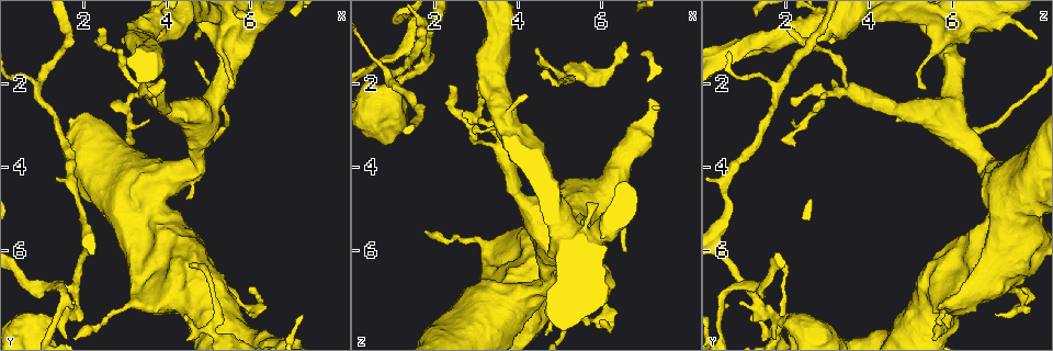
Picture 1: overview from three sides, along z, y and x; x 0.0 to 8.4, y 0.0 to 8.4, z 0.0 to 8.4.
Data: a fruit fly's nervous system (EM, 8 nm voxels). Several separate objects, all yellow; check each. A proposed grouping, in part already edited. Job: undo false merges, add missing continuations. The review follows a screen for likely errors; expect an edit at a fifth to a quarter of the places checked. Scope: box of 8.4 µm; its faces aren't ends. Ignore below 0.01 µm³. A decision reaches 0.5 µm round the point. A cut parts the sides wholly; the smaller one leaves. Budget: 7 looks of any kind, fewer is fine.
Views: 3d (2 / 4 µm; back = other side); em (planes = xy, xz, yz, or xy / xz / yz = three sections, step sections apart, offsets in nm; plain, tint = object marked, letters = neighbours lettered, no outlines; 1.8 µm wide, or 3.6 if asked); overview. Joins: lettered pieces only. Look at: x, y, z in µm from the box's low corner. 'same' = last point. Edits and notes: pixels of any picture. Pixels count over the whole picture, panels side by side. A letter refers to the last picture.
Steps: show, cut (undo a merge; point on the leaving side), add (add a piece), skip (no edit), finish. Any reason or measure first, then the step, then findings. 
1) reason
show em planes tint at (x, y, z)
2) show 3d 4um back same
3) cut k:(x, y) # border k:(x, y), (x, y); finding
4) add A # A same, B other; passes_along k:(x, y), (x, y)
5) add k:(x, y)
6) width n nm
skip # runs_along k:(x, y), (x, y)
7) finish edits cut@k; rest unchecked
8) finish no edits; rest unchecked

free end
show em xy step 8 plain at (2.40, 0.70, 2.05)

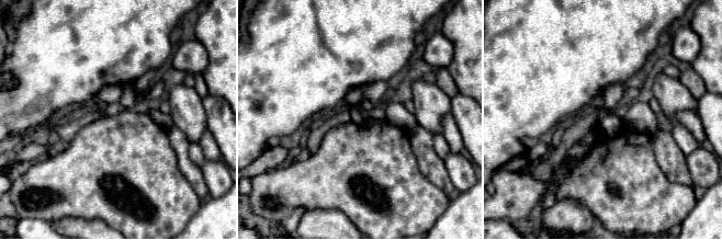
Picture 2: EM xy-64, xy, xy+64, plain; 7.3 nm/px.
what lies round it
show em xy step 8 letters same

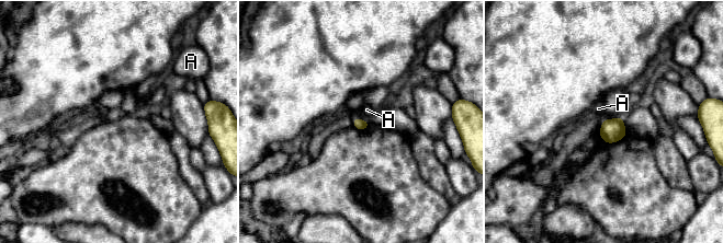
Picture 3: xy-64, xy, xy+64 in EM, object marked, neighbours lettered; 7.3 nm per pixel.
skip # A other; border 3:(358, 117), (353, 119); none of them fits

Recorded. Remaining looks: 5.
tapers out
show 3d 4um at (5.95, 6.85, 7.70)

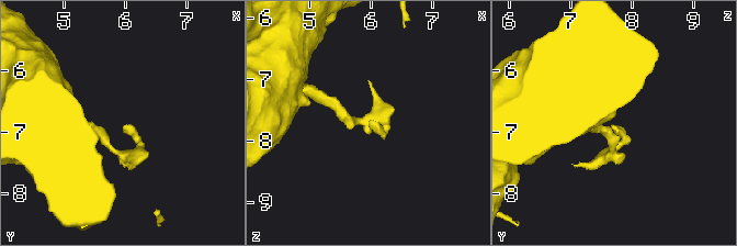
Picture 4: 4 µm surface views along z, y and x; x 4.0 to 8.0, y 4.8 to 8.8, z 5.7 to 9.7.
shape alone is not enough
show em planes letters at (5.95, 6.90, 7.65)

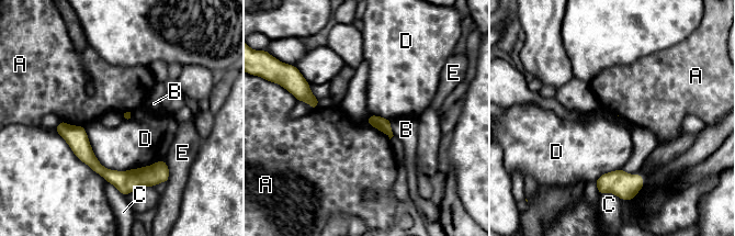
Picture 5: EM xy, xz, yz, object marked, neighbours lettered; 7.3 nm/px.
skip # A other, B other, C other, D other, E other; none of them fits

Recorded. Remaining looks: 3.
arms part here
show em 3.6um yz step 8 tint at (4.55, 4.10, 6.90)

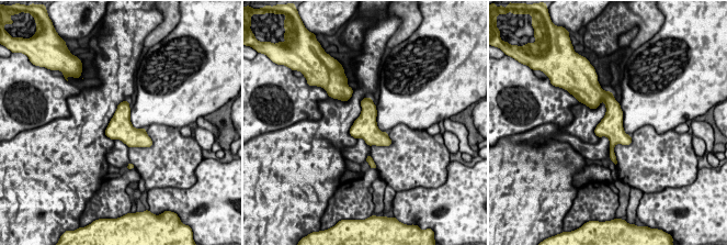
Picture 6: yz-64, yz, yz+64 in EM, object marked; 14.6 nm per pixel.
show em 3.6um yz step 8 letters same

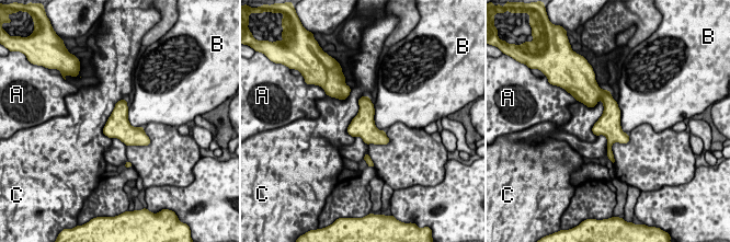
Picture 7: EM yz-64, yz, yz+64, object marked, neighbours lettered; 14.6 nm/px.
width 340 nm
skip # A other, B other, C other; continuous, no second neuron

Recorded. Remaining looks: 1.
finish no edits; rest unchecked

